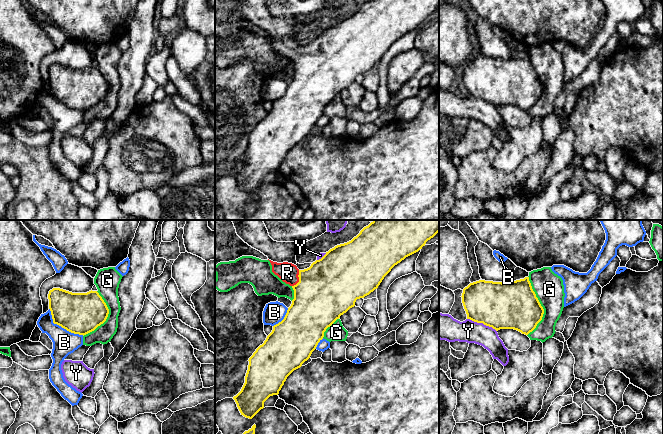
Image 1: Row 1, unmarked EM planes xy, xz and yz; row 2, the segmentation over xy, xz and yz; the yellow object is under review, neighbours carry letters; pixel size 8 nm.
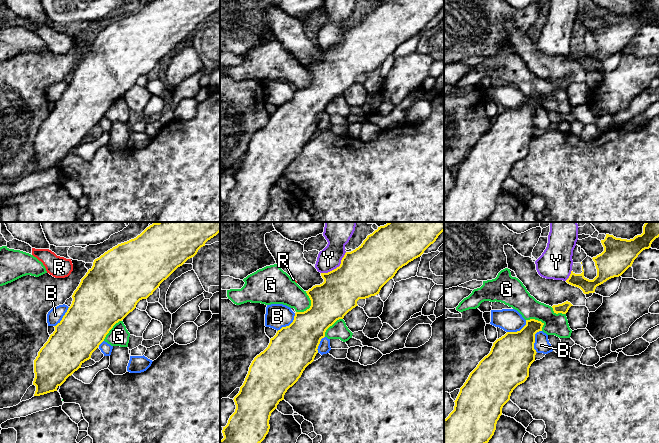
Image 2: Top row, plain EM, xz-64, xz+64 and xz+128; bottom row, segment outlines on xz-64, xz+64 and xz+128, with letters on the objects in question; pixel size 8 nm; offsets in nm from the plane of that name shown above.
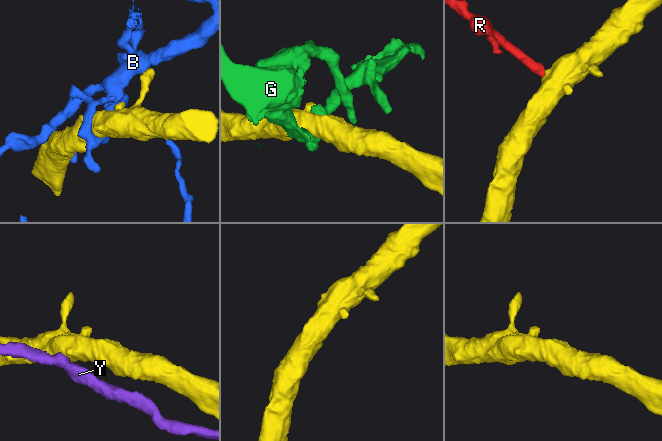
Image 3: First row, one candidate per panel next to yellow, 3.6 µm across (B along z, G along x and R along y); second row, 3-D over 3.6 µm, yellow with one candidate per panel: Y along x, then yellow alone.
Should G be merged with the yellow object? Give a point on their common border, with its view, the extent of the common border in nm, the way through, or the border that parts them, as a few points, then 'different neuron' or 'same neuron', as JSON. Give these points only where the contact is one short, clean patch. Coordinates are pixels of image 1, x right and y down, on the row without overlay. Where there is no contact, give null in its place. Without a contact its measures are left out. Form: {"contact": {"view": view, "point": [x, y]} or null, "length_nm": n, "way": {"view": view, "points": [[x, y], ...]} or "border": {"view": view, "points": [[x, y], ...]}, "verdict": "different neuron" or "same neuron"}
{"contact": {"view": "yz", "point": [541, 82]}, "length_nm": 480, "verdict": "different neuron"}

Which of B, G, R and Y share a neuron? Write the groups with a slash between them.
B / G / R / Y

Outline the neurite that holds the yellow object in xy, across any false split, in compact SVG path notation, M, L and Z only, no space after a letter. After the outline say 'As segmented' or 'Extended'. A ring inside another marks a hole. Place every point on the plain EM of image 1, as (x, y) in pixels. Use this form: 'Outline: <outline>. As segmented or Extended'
Outline: M53 64L48 75L53 99L74 110L84 112L94 107L109 90L106 79L97 67L72 69Z. As segmented

